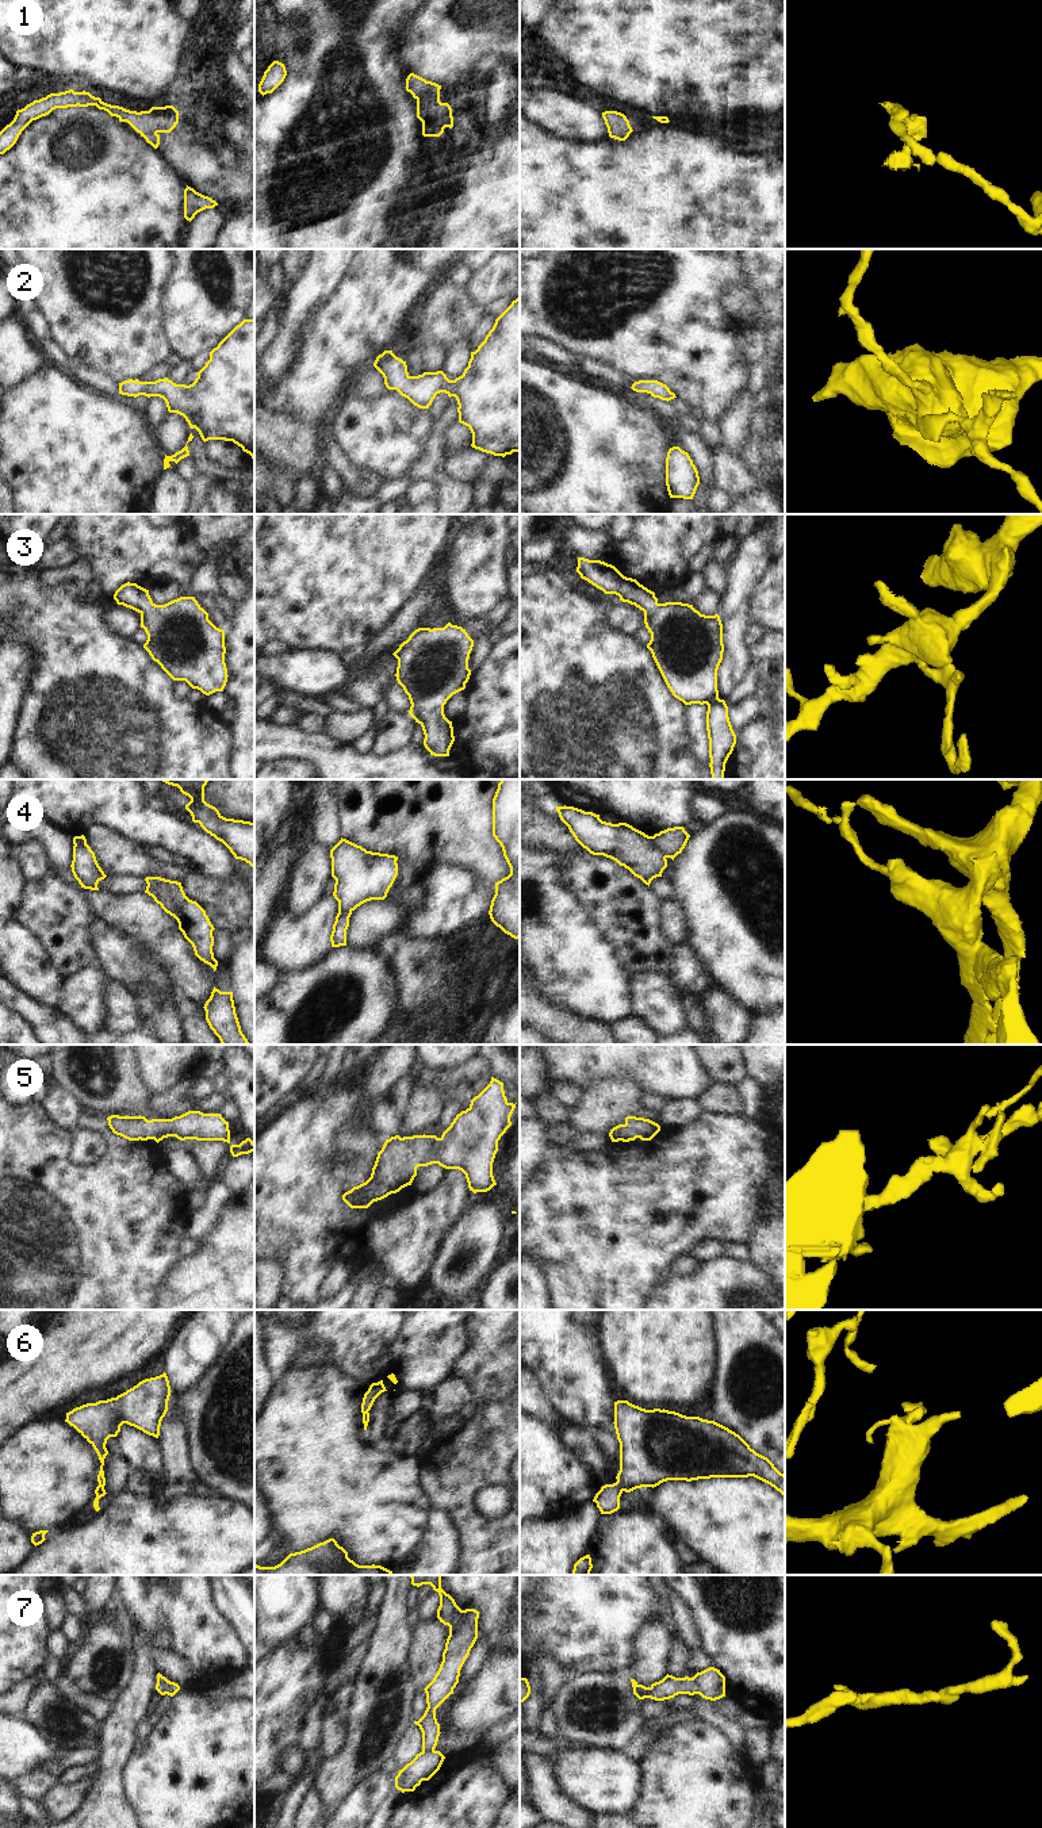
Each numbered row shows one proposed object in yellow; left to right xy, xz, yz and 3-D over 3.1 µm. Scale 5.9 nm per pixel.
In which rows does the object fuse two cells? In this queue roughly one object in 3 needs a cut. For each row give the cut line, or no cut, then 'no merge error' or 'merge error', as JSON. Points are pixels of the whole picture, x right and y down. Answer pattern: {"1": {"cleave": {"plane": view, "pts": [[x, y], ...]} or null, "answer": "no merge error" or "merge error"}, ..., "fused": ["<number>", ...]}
{"1": {"cleave": null, "answer": "no merge error"}, "2": {"cleave": null, "answer": "no merge error"}, "3": {"cleave": null, "answer": "no merge error"}, "4": {"cleave": {"plane": "yz", "pts": [[650, 836], [650, 840], [666, 857]]}, "answer": "merge error"}, "5": {"cleave": null, "answer": "no merge error"}, "6": {"cleave": null, "answer": "no merge error"}, "7": {"cleave": null, "answer": "no merge error"}, "fused": ["4"]}

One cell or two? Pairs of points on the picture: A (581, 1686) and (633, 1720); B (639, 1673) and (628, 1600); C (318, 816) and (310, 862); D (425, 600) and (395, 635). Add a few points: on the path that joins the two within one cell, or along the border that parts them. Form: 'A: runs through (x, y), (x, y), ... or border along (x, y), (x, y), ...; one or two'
A: runs through (597, 1689), (615, 1689), (619, 1696), (619, 1704); one
B: border along (654, 1616), (635, 1640), (635, 1663), (628, 1671); two
C: border along (311, 838), (329, 850); two
D: runs through (417, 608), (402, 627); one

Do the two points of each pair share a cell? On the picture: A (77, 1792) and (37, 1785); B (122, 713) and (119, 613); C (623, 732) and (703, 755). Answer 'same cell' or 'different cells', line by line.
A: different cells
B: different cells
C: different cells

